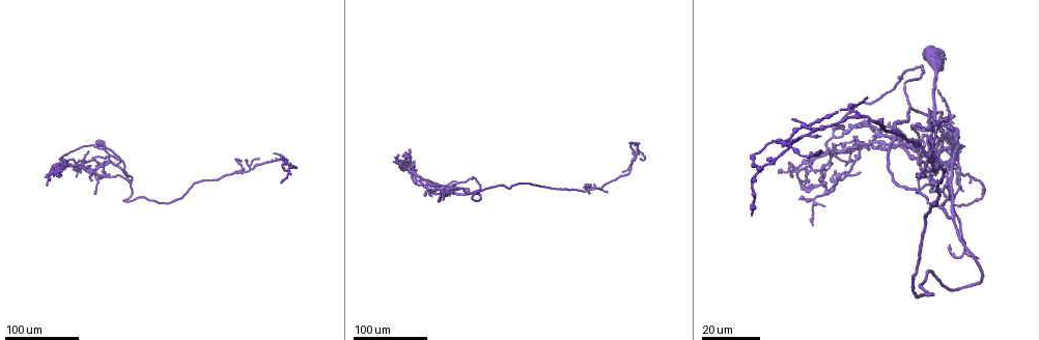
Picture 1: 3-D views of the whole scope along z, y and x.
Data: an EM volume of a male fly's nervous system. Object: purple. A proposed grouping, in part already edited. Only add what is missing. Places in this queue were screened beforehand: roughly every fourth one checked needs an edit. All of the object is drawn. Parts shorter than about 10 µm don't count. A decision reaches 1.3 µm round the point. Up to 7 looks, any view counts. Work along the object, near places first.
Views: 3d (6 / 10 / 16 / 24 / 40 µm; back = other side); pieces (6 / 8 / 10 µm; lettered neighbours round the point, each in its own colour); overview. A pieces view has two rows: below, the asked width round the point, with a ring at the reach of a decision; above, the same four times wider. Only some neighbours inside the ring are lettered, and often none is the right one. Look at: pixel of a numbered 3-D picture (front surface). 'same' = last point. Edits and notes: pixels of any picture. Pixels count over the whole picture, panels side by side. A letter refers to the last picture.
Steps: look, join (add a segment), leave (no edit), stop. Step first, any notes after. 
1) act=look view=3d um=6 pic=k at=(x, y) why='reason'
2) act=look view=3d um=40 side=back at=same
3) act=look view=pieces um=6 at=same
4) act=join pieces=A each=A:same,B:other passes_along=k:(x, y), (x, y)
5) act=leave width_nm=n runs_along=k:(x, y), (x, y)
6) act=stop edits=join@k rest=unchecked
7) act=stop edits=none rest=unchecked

act=look view=3d um=24 pic=1 at=(96, 159) why='an open end'

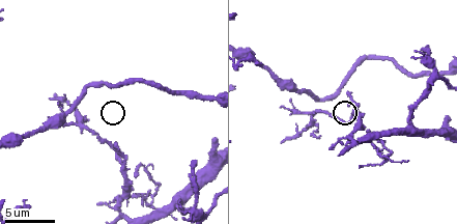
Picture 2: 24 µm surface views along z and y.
act=look view=pieces um=10 pic=2 at=(115, 147) why='what lies round it'

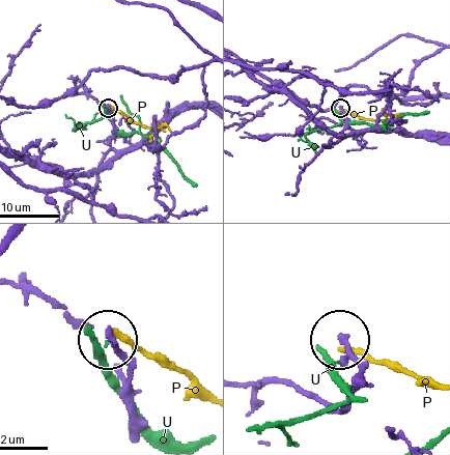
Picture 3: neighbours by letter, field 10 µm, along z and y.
act=leave width_nm=280 each=P:other,U:other found='no lettered segment goes on from it'

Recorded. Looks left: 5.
act=look view=3d um=24 pic=1 at=(107, 174) why='end of a long branch'

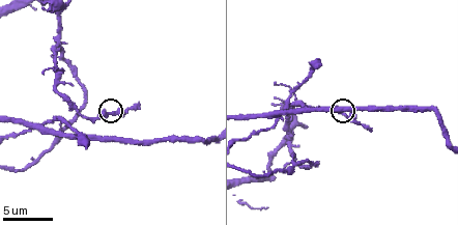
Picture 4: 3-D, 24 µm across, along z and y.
act=look view=pieces um=10 pic=4 at=(140, 103)

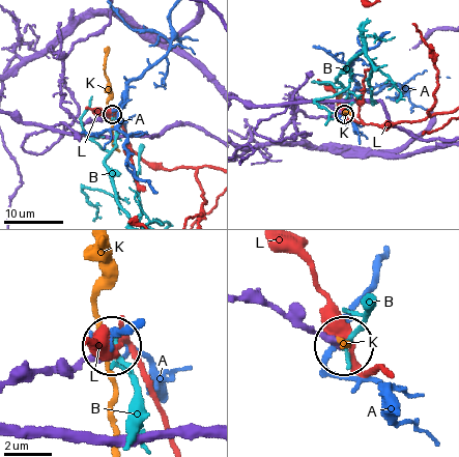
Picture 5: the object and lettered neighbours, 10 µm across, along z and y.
act=leave each=A:other,B:other,K:other,L:other found='none of them fits'

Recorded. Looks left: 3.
act=look view=3d um=24 pic=1 at=(410, 169) why='long arm stops here'

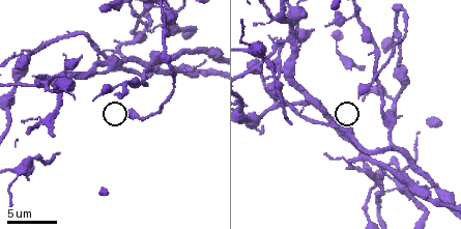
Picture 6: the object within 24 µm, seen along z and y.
act=look view=pieces um=6 pic=6 at=(359, 98)

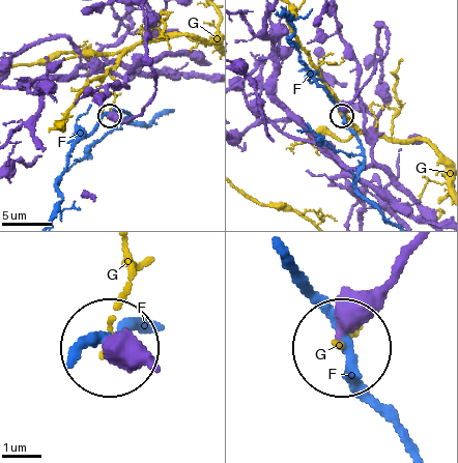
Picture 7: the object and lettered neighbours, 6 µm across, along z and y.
act=leave width_nm=360 each=F:other,G:other runs_along=7:(419, 250), (339, 345) found='no lettered segment goes on from it'

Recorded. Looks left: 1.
act=stop edits=none rest=unchecked

